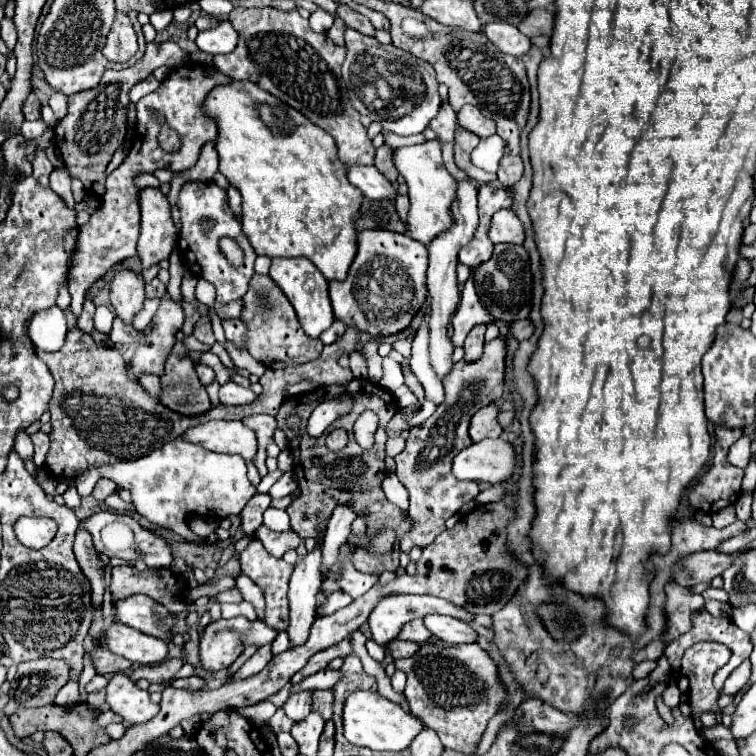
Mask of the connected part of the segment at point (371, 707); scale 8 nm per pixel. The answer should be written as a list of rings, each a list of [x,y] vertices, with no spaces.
[[[370,690],[352,692],[346,698],[344,712],[342,712],[342,726],[348,742],[352,742],[354,746],[366,746],[372,750],[404,750],[410,746],[414,736],[422,730],[422,722],[418,718],[414,718],[402,706]]]

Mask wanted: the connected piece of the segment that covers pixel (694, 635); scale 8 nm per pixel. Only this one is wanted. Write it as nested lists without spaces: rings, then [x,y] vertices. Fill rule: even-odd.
[[[708,612],[694,614],[692,622],[694,622],[692,630],[688,634],[684,634],[682,638],[676,638],[674,642],[670,642],[666,646],[666,652],[684,652],[686,648],[690,648],[692,644],[696,644],[700,640],[712,640],[712,642],[720,642],[720,644],[728,646],[732,650],[732,658],[728,660],[726,666],[722,666],[718,670],[718,676],[714,676],[714,688],[722,690],[730,672],[734,668],[738,668],[742,664],[742,660],[746,660],[750,656],[750,652],[754,648],[750,642],[750,636],[746,632],[742,632],[730,618],[714,618]]]

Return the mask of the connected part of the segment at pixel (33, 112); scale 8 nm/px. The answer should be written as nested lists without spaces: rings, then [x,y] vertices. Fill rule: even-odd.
[[[34,92],[26,98],[22,112],[24,112],[26,120],[38,120],[40,118],[40,100],[38,100],[38,96]]]

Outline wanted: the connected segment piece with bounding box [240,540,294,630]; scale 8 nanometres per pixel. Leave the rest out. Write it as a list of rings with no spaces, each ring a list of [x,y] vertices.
[[[252,540],[250,546],[240,554],[240,562],[242,562],[242,572],[246,576],[250,576],[254,580],[254,584],[260,586],[264,600],[266,600],[266,608],[264,608],[264,622],[266,626],[274,628],[274,630],[286,630],[288,628],[288,582],[290,582],[290,574],[292,574],[292,564],[286,564],[282,558],[274,558],[272,554],[268,554],[262,546],[262,542]]]

